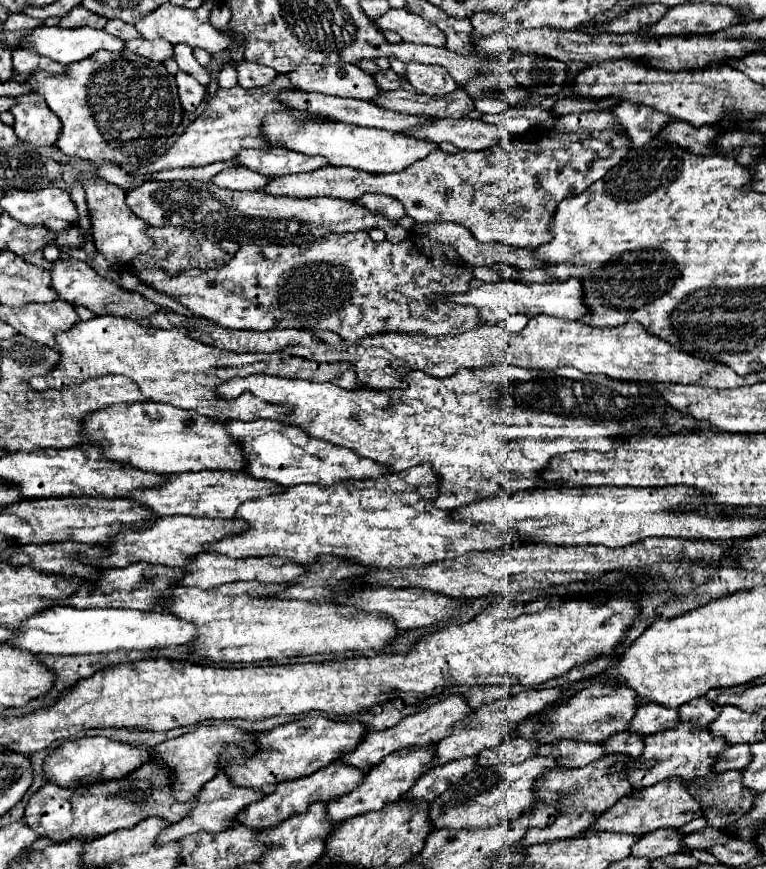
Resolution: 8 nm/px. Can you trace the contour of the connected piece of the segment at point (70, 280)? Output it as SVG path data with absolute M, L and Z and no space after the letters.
M58 259L52 263L52 267L48 269L50 277L52 277L52 289L58 293L60 299L72 303L72 305L84 305L90 311L94 311L96 315L134 315L134 317L146 317L148 313L154 313L158 309L158 305L150 303L148 299L144 299L140 293L132 293L122 289L120 285L106 281L104 277L100 277L94 269L90 269L86 263L78 261L78 259Z

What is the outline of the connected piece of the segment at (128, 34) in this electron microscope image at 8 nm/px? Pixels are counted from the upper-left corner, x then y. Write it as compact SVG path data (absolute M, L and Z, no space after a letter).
M110 19L110 21L106 23L104 31L106 31L106 33L110 33L110 35L116 35L116 37L120 37L122 41L128 41L128 39L140 37L140 35L138 35L138 31L134 29L134 25L128 25L128 23L120 21L120 19Z

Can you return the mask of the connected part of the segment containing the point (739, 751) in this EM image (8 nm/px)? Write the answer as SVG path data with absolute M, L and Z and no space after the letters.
M748 743L732 745L724 751L722 757L718 757L712 771L722 773L722 771L730 771L730 769L744 769L744 765L748 765L748 761L750 761L750 745Z

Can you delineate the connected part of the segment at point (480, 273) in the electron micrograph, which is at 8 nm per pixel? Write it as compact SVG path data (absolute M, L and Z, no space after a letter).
M476 267L473 271L473 276L485 283L497 283L502 280L498 274L492 271L489 267Z

